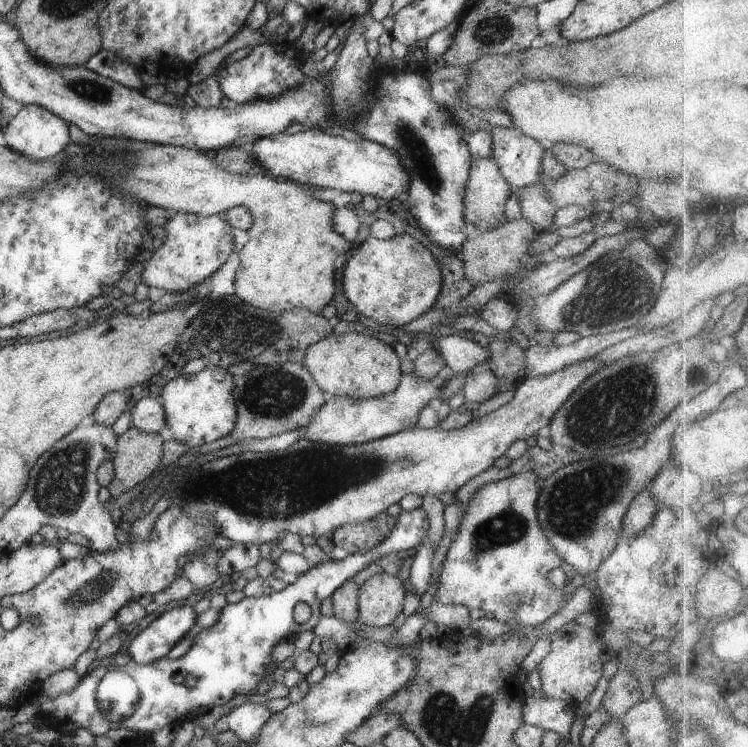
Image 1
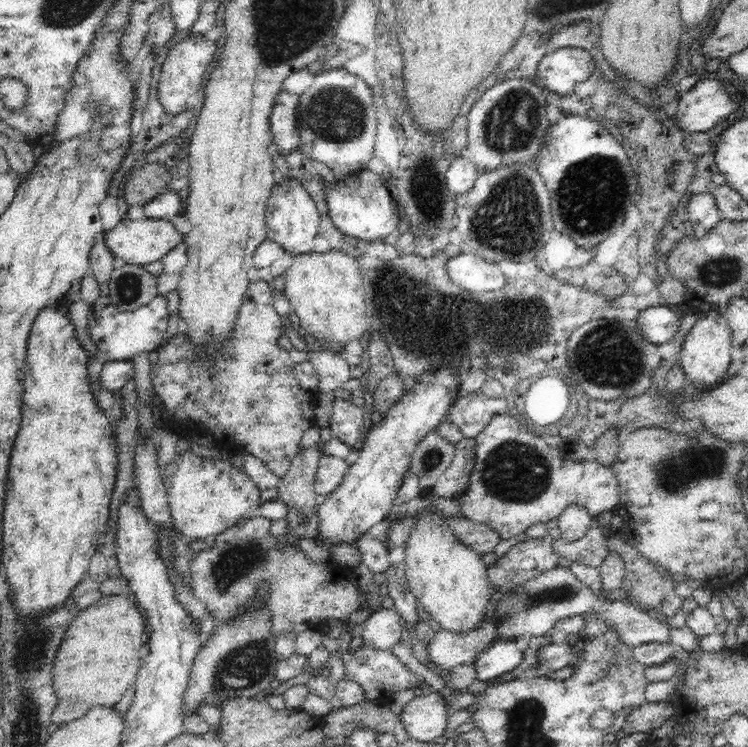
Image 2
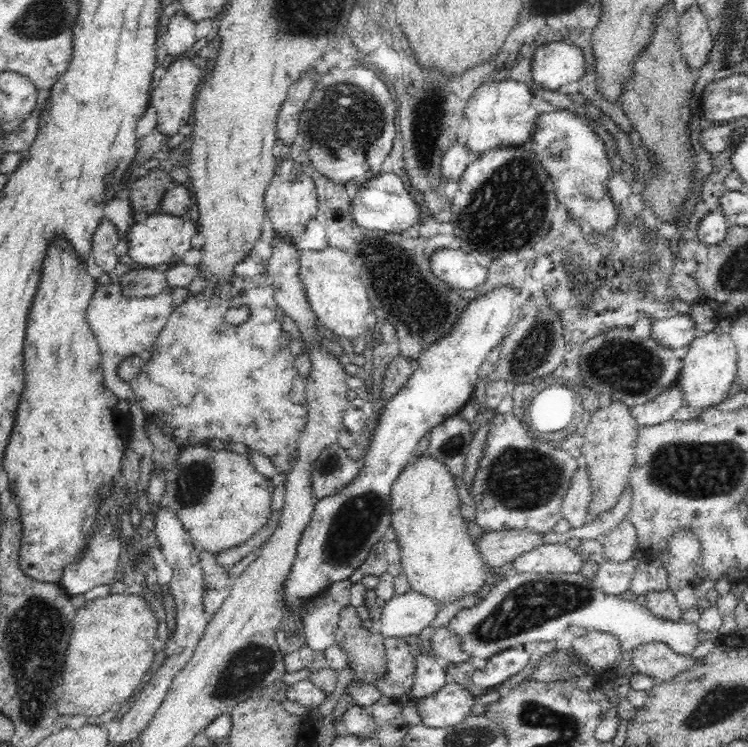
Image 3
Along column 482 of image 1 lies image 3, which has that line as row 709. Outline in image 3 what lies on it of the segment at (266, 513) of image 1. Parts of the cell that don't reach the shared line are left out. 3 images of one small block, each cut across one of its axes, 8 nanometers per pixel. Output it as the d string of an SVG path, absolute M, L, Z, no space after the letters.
M446 683L440 690L418 700L415 707L421 723L432 728L454 726L471 715L475 697L462 685Z

